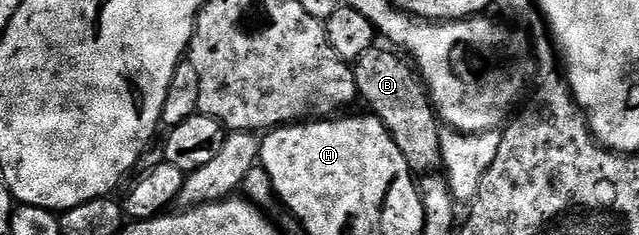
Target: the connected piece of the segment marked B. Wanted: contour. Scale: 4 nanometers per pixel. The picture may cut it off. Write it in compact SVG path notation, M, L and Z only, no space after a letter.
M384 48L368 49L366 53L359 55L357 61L352 62L351 68L355 75L360 100L362 102L365 100L369 104L368 112L378 117L383 127L387 127L391 139L395 139L395 147L403 151L403 159L407 159L414 174L436 174L442 168L441 135L443 132L437 110L433 108L433 102L429 100L420 76L392 48Z

